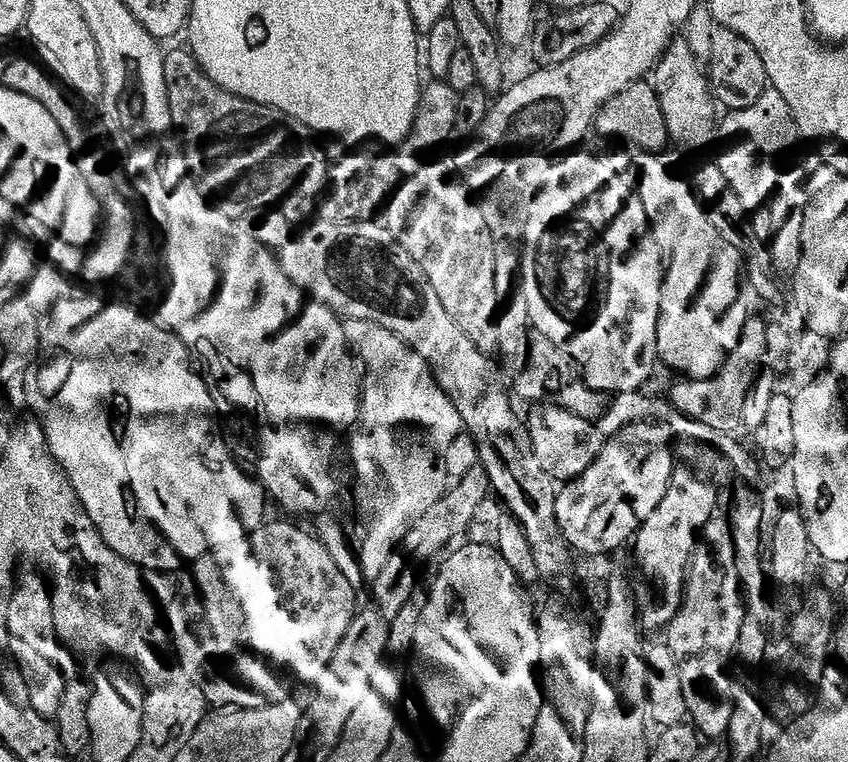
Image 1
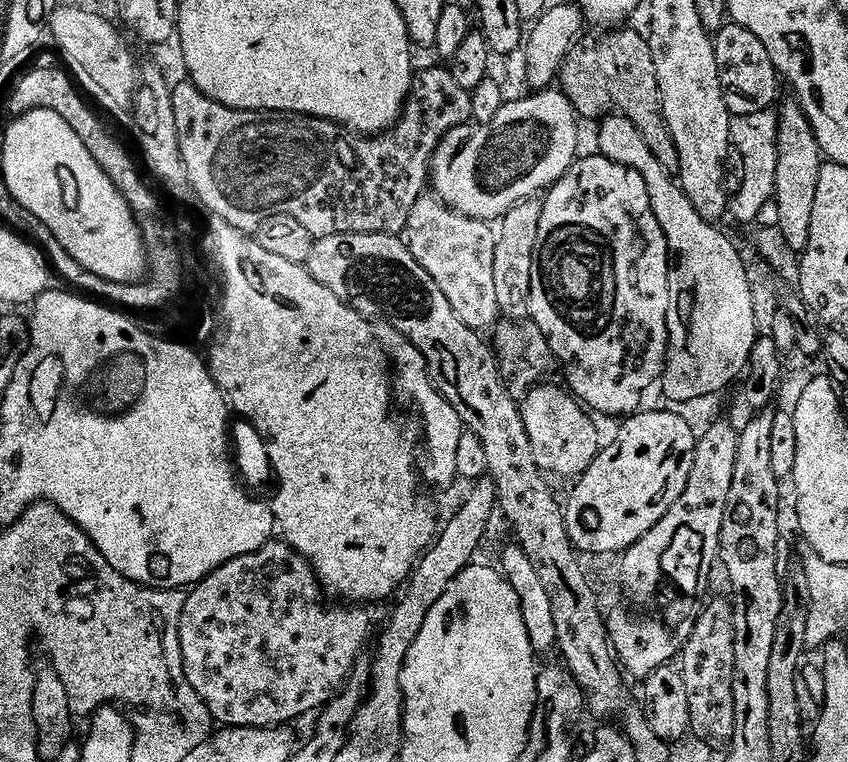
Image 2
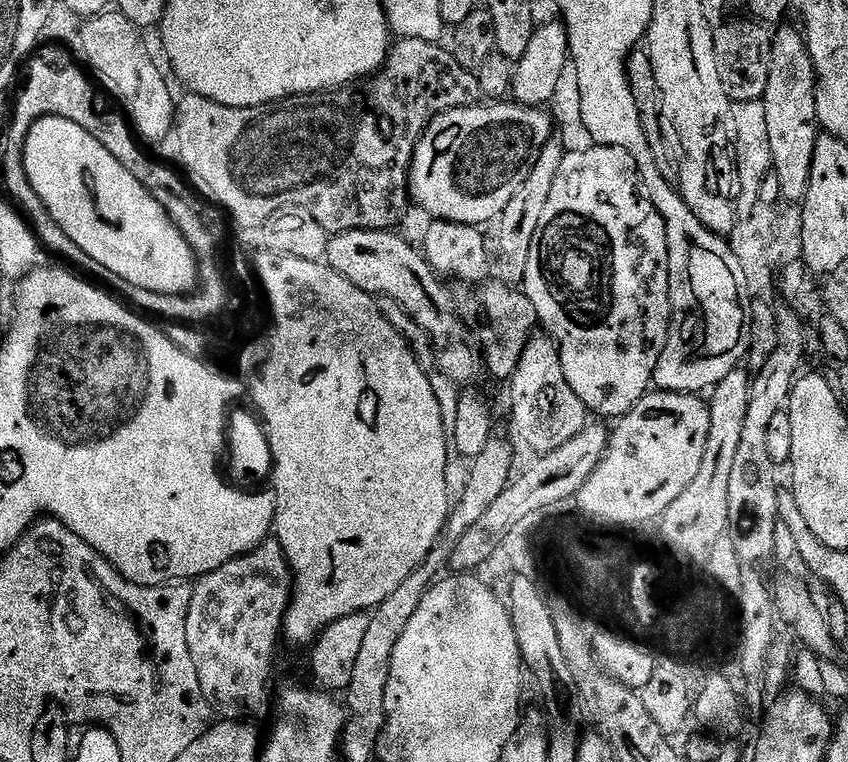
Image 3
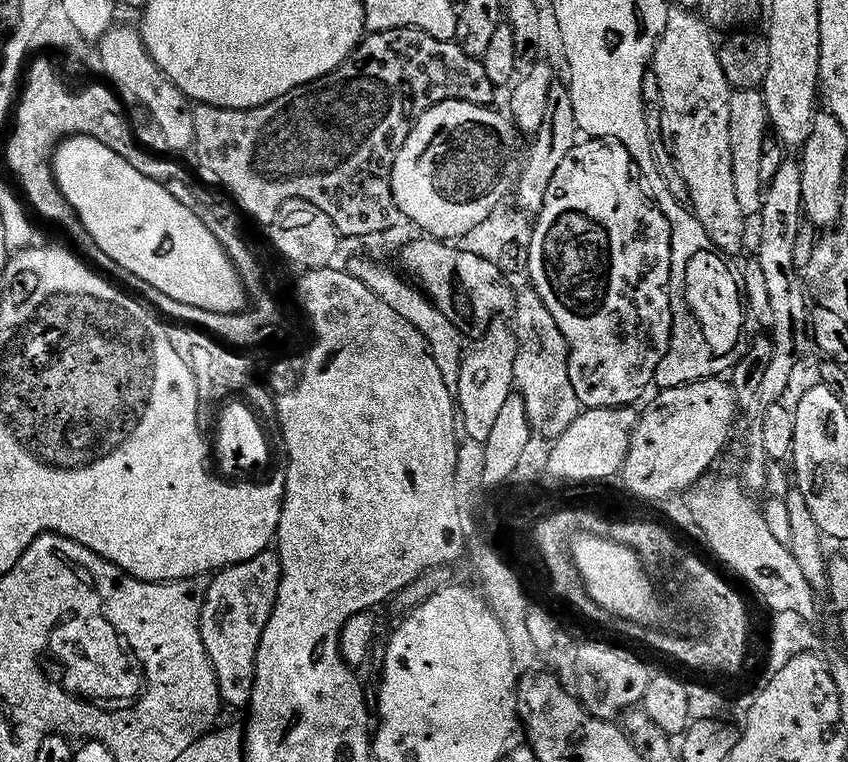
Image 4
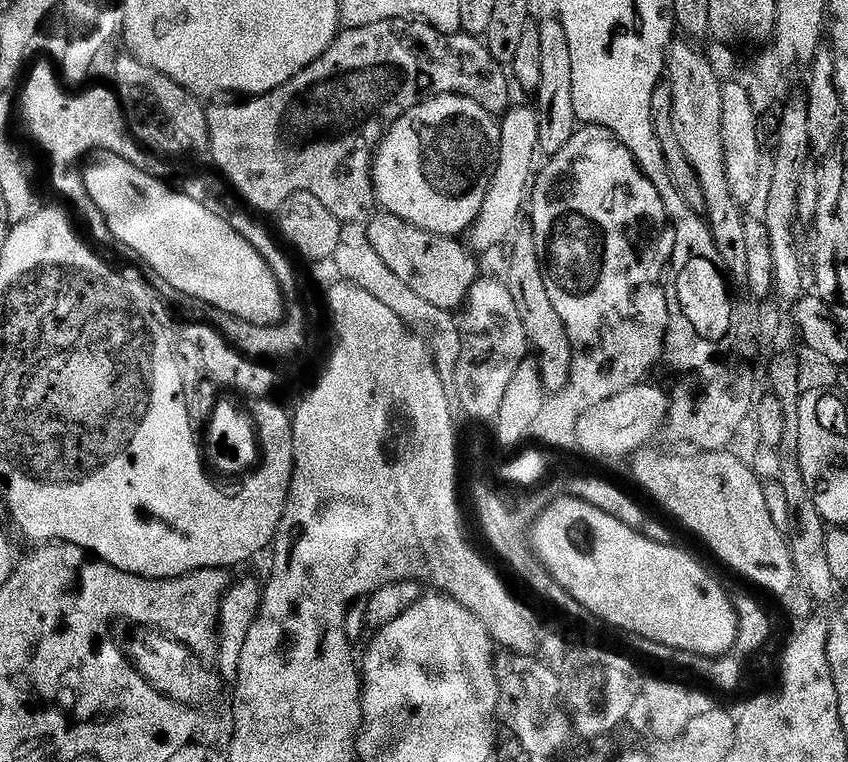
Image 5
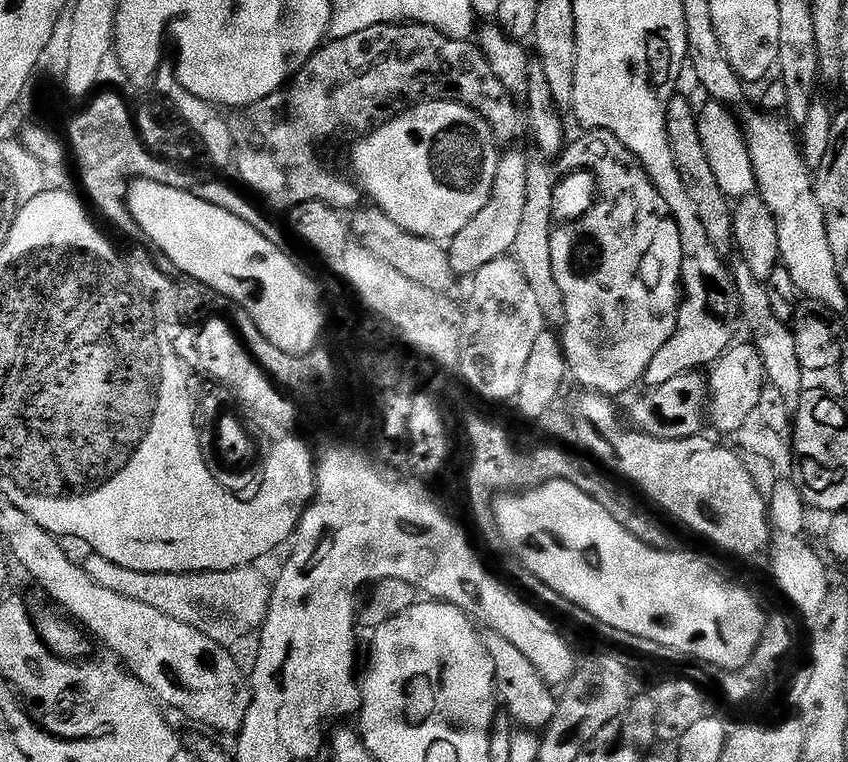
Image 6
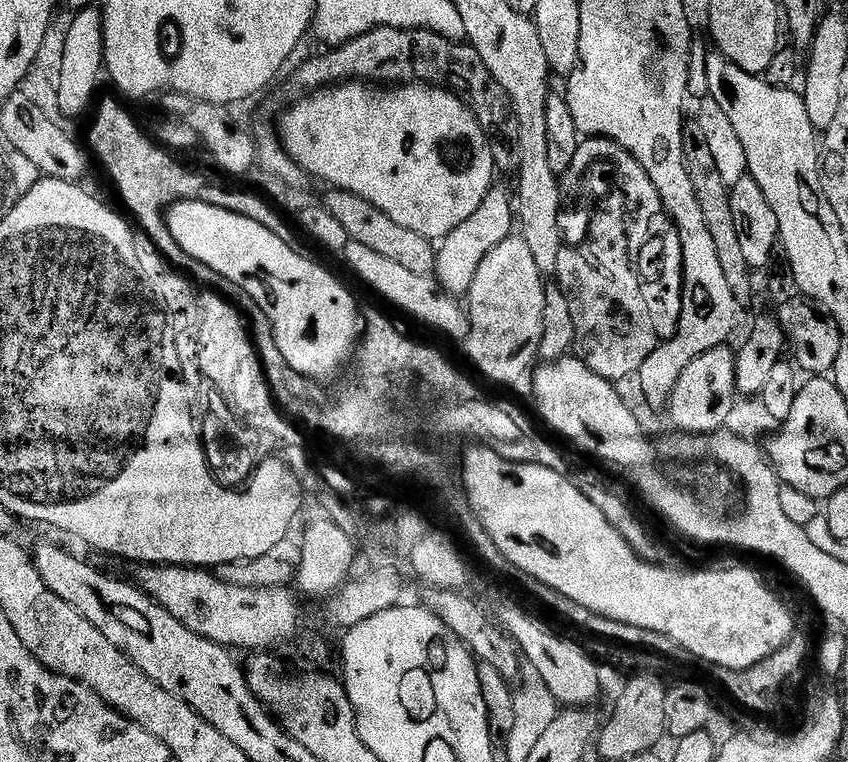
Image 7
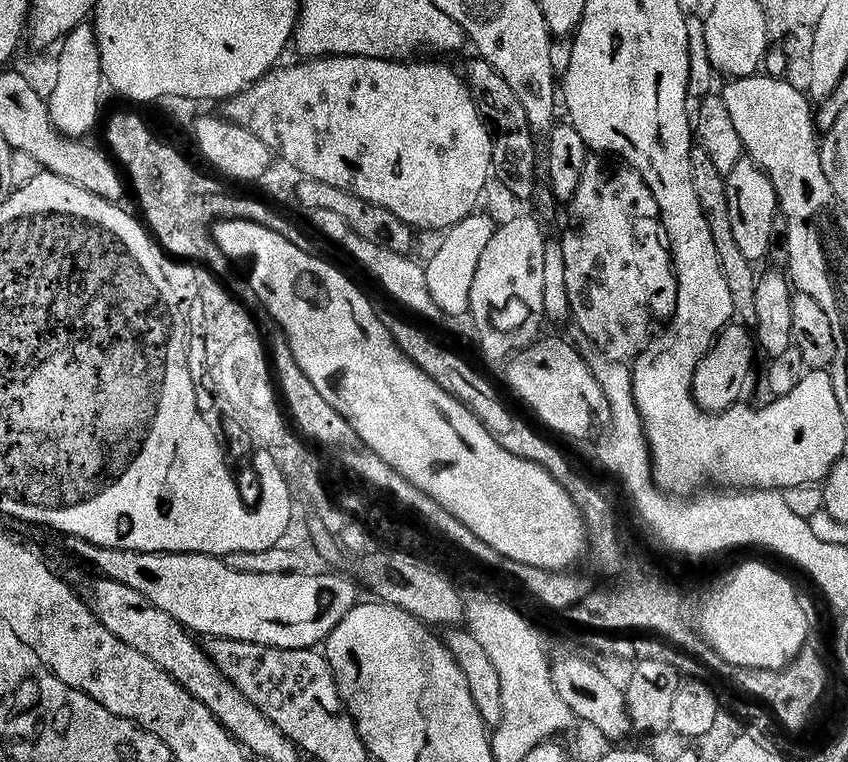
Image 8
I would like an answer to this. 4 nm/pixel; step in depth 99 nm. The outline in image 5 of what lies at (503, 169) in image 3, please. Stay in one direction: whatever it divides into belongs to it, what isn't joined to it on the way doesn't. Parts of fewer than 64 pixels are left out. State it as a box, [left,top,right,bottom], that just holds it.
[372,96,500,237]

